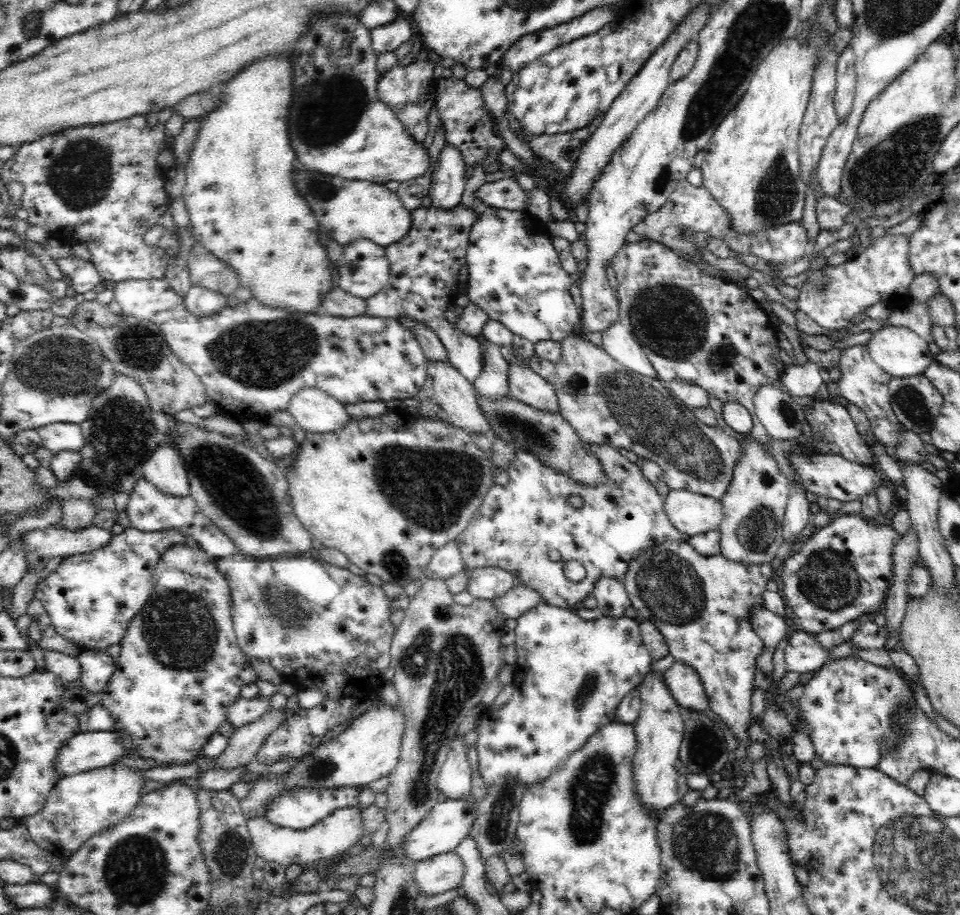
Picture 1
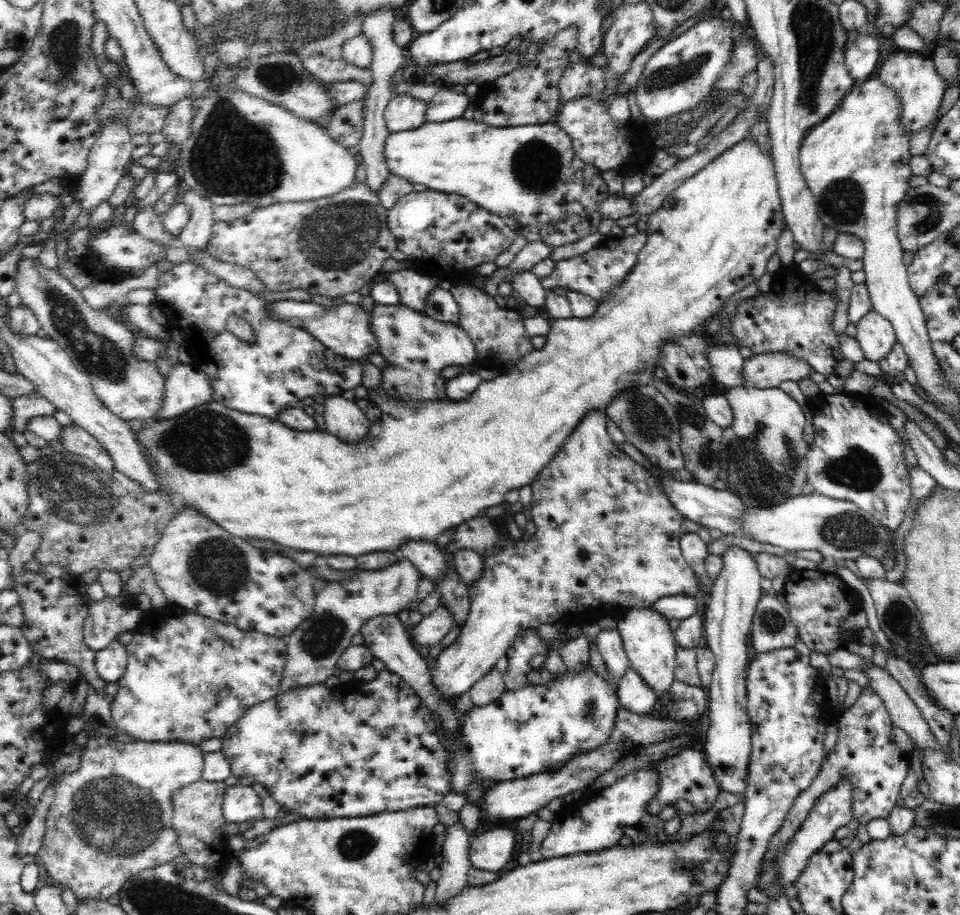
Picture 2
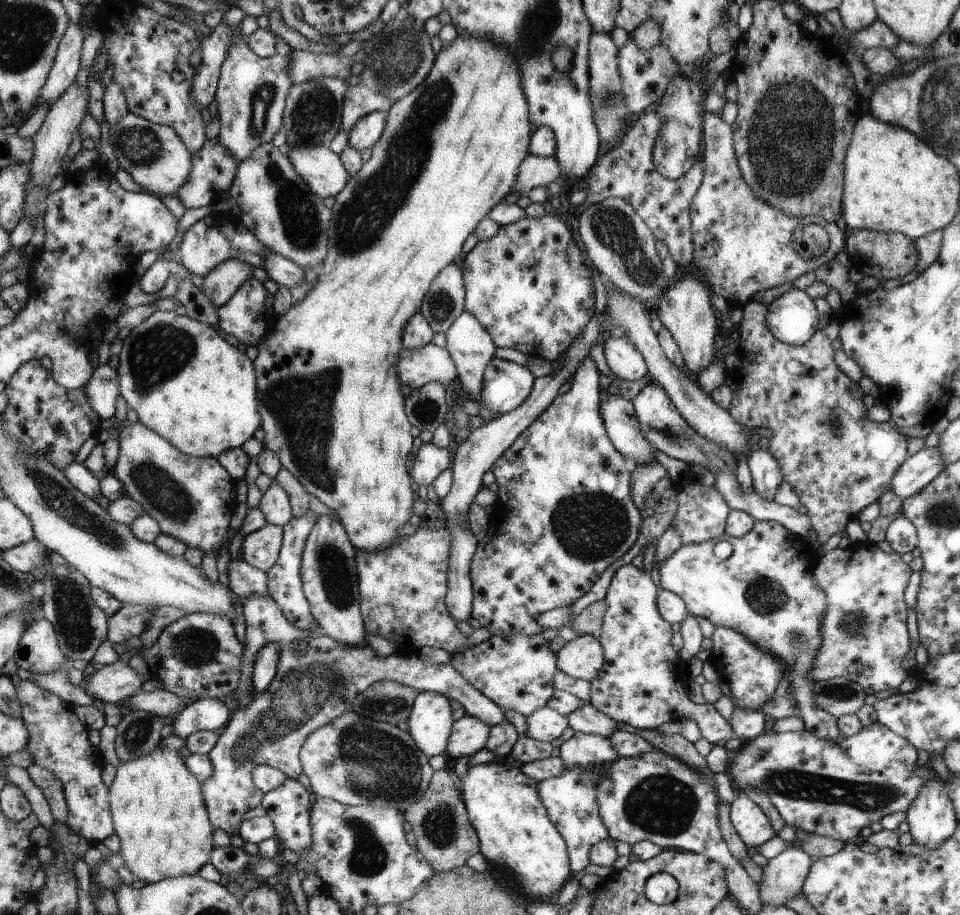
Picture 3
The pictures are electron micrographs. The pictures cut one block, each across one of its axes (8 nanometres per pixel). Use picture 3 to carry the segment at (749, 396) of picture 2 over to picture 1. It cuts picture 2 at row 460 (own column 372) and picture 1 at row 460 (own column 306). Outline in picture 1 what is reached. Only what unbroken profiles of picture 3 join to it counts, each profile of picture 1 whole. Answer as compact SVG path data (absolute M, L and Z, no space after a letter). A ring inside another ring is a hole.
M739 440L742 459L734 471L733 482L721 499L723 518L720 524L721 554L732 561L749 564L766 564L774 558L782 546L783 520L794 482L798 477L788 479L778 468L776 460L769 453L769 447L751 440Z

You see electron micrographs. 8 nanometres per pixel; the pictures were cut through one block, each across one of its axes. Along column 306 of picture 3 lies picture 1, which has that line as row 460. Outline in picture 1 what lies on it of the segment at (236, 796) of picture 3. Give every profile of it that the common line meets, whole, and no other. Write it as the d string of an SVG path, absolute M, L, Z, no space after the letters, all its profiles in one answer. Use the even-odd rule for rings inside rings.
M577 333L561 340L561 355L555 365L546 359L541 359L535 352L532 353L531 357L528 359L528 364L538 376L541 376L544 380L549 381L549 383L553 385L557 393L559 413L570 425L572 425L572 427L574 427L574 429L576 429L576 433L578 433L578 436L583 441L598 445L606 444L618 449L626 448L626 450L634 451L639 457L639 461L644 459L655 462L664 473L662 474L661 482L666 483L669 489L681 489L682 491L697 493L698 495L710 497L714 500L721 500L726 492L728 492L728 488L733 482L734 471L737 470L737 465L742 459L741 445L734 437L728 436L718 424L712 427L706 426L706 424L700 422L700 420L694 416L691 409L689 409L678 397L670 394L671 390L658 377L646 377L634 371L629 372L622 364L616 362L616 360L614 360L602 347L594 345L590 341L584 339L584 337L577 335Z

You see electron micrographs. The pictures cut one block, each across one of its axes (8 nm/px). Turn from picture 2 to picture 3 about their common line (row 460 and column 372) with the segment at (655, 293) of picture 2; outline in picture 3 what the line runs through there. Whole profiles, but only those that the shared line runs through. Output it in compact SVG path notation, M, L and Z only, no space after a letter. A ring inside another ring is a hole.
M458 35L450 46L442 47L440 58L436 58L436 70L431 72L432 78L426 78L411 93L395 101L391 110L386 113L387 125L383 137L372 146L371 158L351 176L347 186L336 194L331 209L331 222L328 224L327 258L324 258L323 265L318 268L319 275L313 276L316 279L314 288L306 293L304 300L300 300L286 314L278 317L271 331L255 345L258 356L254 363L256 375L259 376L259 408L263 419L261 428L266 432L265 447L281 458L282 467L290 470L300 480L306 492L338 514L344 529L351 536L352 546L368 552L392 546L400 537L400 527L408 522L410 514L414 514L414 492L410 488L413 479L408 474L408 454L412 450L414 438L410 436L410 416L404 412L404 396L400 392L399 374L396 372L404 326L421 310L424 296L431 289L436 274L452 263L470 232L474 232L474 228L487 217L490 210L512 191L519 180L520 166L528 156L528 142L531 142L531 114L528 114L527 98L520 84L518 66L510 53L506 52L506 48L496 46L488 40L480 40L476 36Z

